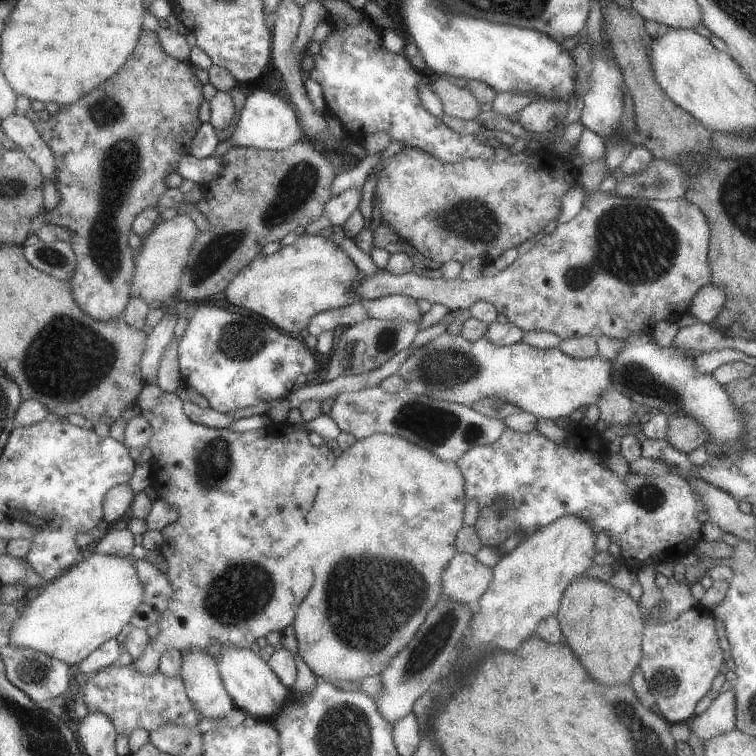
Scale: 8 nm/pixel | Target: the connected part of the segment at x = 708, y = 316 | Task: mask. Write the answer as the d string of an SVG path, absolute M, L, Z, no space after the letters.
M709 282L693 296L685 313L708 325L721 312L726 299L725 291Z

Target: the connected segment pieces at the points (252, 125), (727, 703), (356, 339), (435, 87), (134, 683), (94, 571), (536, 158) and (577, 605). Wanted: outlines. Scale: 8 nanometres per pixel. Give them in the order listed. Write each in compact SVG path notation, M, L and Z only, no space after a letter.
M253 88L246 96L241 109L238 110L231 135L217 144L213 155L225 154L231 147L249 147L270 151L282 151L291 147L292 144L304 138L302 127L298 123L298 116L292 107L290 103L271 92Z
M725 686L704 712L694 715L688 722L690 732L702 742L733 728L734 692L731 686Z
M363 319L350 325L343 334L339 335L337 348L331 354L333 364L328 374L323 374L324 380L331 380L338 375L360 375L377 368L390 356L411 344L419 331L416 324L387 319Z
M442 75L430 76L430 89L442 104L445 115L473 121L480 113L478 100L467 90L467 87L457 87L453 81L444 79Z
M131 663L120 667L111 664L96 670L90 679L85 679L81 700L89 713L105 715L112 722L116 735L125 738L135 728L143 728L150 733L167 723L193 728L202 718L185 694L180 677L168 677L159 671L142 675Z
M92 553L49 581L35 598L23 600L20 615L10 627L8 643L14 647L41 651L44 655L63 661L67 666L75 665L106 640L115 639L140 606L143 594L143 585L129 557Z
M403 146L399 152L391 156L382 167L372 169L372 172L376 174L375 187L372 192L373 199L376 200L376 205L378 206L375 216L376 218L380 218L381 222L387 223L388 227L393 229L404 241L411 243L413 248L424 258L440 263L447 261L459 261L460 263L464 263L475 256L479 256L485 263L490 263L508 248L518 247L523 241L541 231L548 222L551 222L551 220L559 216L563 194L565 194L571 186L578 185L578 179L576 178L578 169L572 164L569 164L567 160L563 160L563 166L561 166L561 168L559 168L559 166L561 166L561 156L540 149L531 151L524 150L515 154L515 162L513 162L513 164L503 160L494 161L493 158L465 159L456 163L442 163L434 159L433 156L427 155L426 152Z
M584 574L573 579L562 592L557 612L554 614L560 626L562 642L571 648L581 666L599 684L619 684L627 682L631 672L638 666L642 656L642 614L637 601L629 594L612 587L609 582Z

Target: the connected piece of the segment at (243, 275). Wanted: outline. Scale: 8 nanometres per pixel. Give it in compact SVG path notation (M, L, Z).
M319 235L297 236L290 245L270 255L257 254L227 283L225 300L263 316L275 328L295 334L321 311L349 306L359 271L332 240Z

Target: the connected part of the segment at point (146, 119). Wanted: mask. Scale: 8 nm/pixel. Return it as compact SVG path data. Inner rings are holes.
M142 30L135 48L114 75L75 102L59 106L61 110L49 115L47 120L30 120L54 156L54 186L59 192L59 204L44 212L44 218L47 224L63 227L72 234L68 243L76 265L67 282L77 306L93 318L105 320L122 313L134 271L135 256L127 243L130 224L147 208L161 209L157 201L168 188L165 179L179 159L188 154L190 140L199 128L197 108L203 102L202 84L193 69L188 60L178 61L167 56L154 32Z

